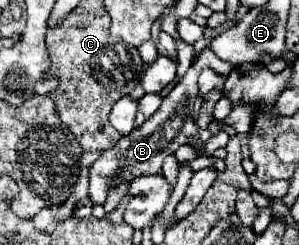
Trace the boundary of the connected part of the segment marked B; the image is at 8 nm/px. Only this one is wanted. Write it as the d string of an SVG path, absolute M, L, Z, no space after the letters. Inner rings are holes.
M210 46L202 48L198 52L198 58L192 62L188 72L184 74L184 78L164 98L162 106L142 126L134 128L128 136L122 136L112 148L102 150L100 158L88 168L90 200L92 200L92 204L104 204L106 190L110 186L118 186L120 182L138 178L138 174L156 174L162 168L164 156L170 154L170 152L176 152L178 146L190 144L190 146L198 146L200 148L198 126L192 122L190 112L192 112L192 104L194 104L196 94L198 94L198 76L202 74L204 68L212 68L218 74L230 74L230 70L234 66L230 66L228 62L218 60L218 56L210 50ZM194 128L196 128L196 142L194 142Z

